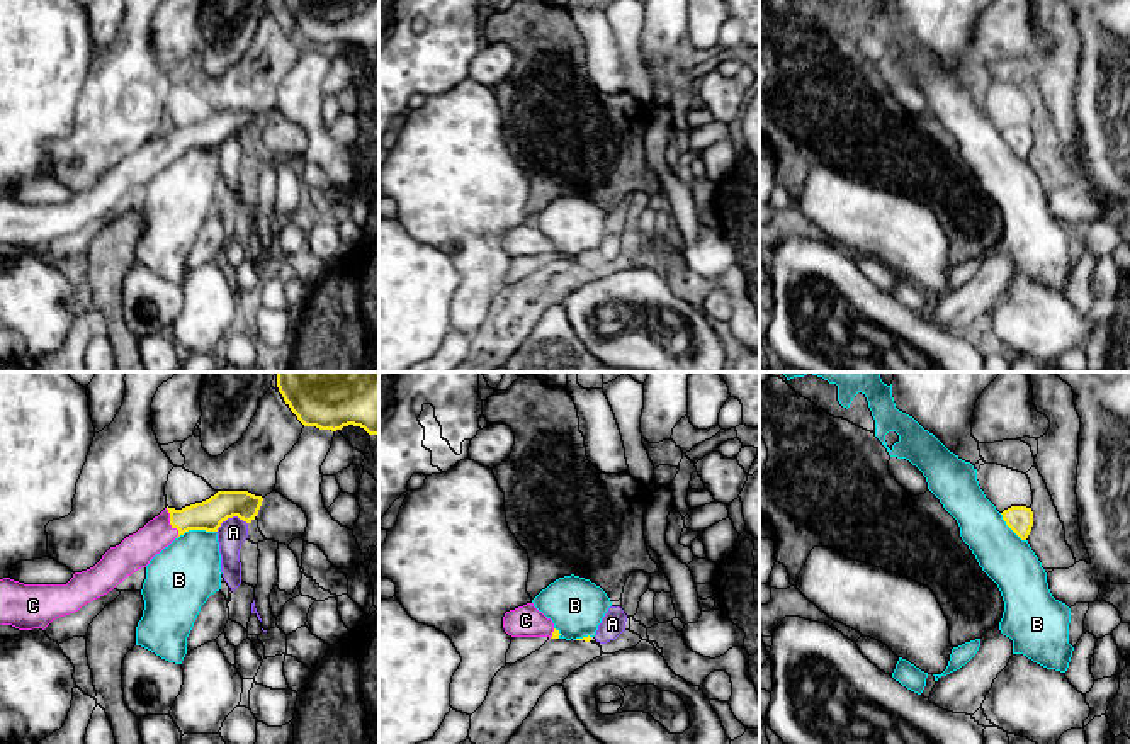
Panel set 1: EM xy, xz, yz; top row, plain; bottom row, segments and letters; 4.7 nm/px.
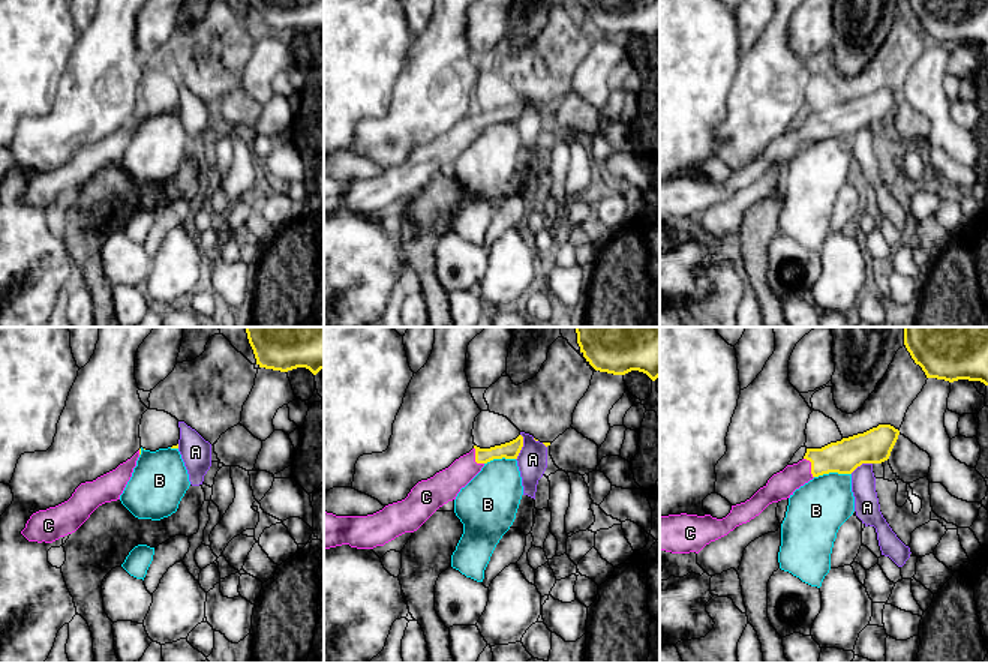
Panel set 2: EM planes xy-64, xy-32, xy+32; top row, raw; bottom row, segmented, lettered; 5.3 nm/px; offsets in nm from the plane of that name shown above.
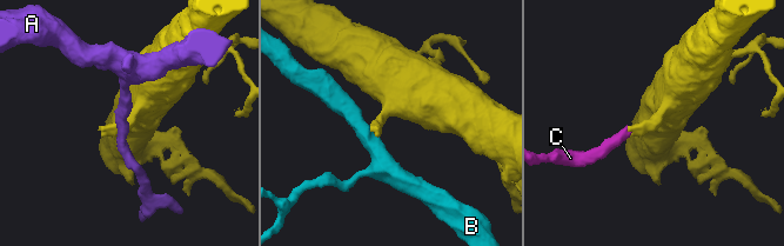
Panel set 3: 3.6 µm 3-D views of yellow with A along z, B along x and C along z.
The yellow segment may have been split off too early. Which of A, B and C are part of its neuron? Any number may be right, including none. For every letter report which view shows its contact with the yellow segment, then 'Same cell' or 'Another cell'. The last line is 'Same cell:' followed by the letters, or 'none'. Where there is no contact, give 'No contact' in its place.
A: Touches yellow in xy. Another cell
B: Touches yellow in xy. Another cell
C: Touches yellow in xy. Same cell
Same cell: C

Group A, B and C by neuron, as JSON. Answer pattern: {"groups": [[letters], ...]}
{"groups": [["A"], ["B"], ["C"]]}

